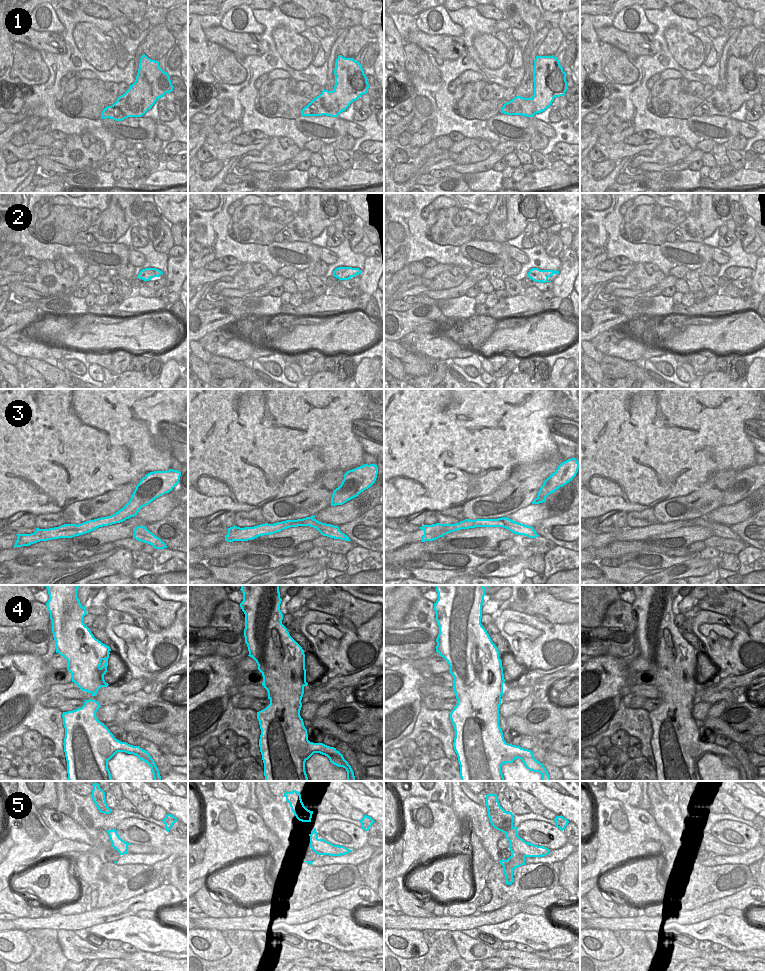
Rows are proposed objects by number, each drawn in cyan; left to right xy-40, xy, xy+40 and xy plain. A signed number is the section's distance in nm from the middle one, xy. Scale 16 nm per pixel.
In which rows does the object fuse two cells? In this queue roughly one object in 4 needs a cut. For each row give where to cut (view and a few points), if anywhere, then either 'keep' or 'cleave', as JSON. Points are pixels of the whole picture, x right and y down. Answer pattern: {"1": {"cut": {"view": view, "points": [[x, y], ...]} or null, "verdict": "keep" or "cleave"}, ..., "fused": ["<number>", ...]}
{"1": {"cut": null, "verdict": "keep"}, "2": {"cut": null, "verdict": "keep"}, "3": {"cut": {"view": "xy+40", "points": [[497, 519], [500, 519], [505, 527]]}, "verdict": "cleave"}, "4": {"cut": null, "verdict": "keep"}, "5": {"cut": {"view": "xy+40", "points": [[515, 840], [513, 849], [528, 856]]}, "verdict": "cleave"}, "fused": ["3", "5"]}

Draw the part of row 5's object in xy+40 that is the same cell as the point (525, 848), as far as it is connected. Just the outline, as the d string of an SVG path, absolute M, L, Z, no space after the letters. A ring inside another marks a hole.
M524 840L515 841L513 843L513 851L519 852L528 857L543 857L548 855L550 852L546 847L534 845Z

